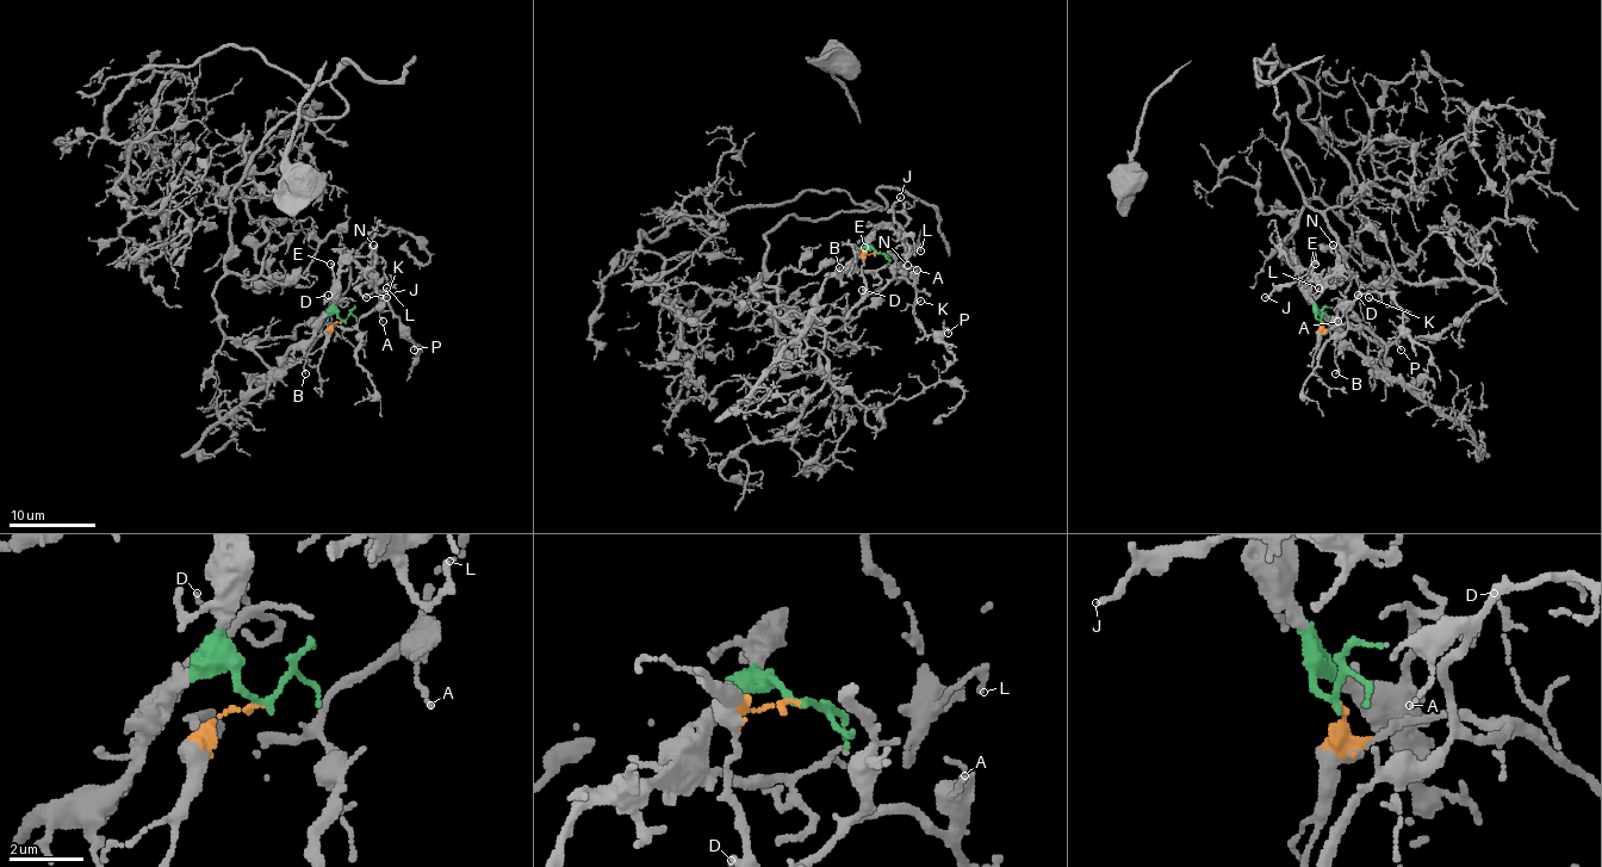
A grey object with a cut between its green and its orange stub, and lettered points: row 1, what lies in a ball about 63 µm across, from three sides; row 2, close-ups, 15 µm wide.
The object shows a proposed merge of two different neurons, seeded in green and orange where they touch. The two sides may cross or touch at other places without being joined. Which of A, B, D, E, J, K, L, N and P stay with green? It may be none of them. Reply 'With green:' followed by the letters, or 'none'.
With green: B, E, J, L, N

